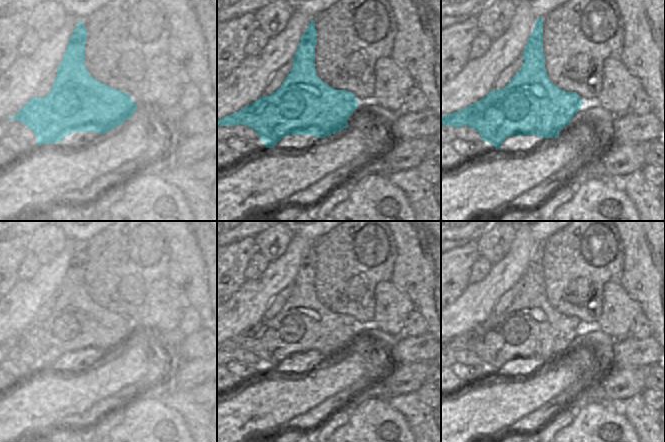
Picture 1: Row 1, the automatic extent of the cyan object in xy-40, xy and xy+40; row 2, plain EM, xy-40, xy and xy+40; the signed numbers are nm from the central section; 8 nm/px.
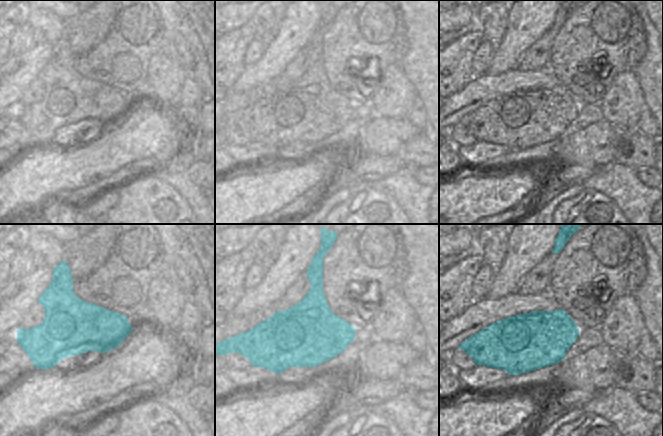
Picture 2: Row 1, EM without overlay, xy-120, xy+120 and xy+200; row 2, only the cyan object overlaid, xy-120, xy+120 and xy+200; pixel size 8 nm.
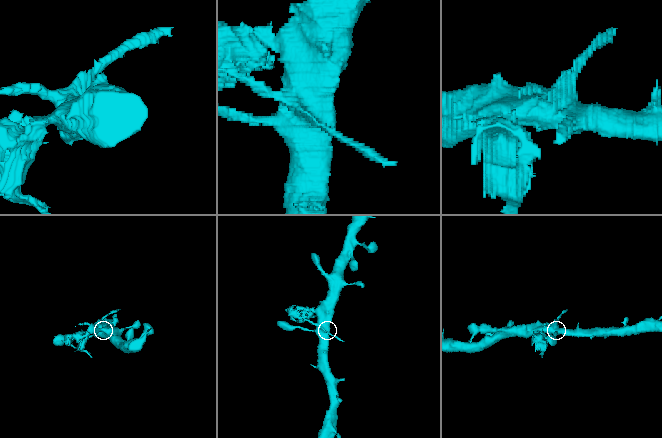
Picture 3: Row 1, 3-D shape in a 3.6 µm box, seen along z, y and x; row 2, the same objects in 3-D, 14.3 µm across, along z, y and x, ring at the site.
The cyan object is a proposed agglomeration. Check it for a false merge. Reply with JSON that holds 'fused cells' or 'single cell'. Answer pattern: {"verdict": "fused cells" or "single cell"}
{"verdict": "fused cells"}

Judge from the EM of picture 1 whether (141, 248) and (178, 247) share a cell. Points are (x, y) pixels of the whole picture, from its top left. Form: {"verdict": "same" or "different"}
{"verdict": "different"}

